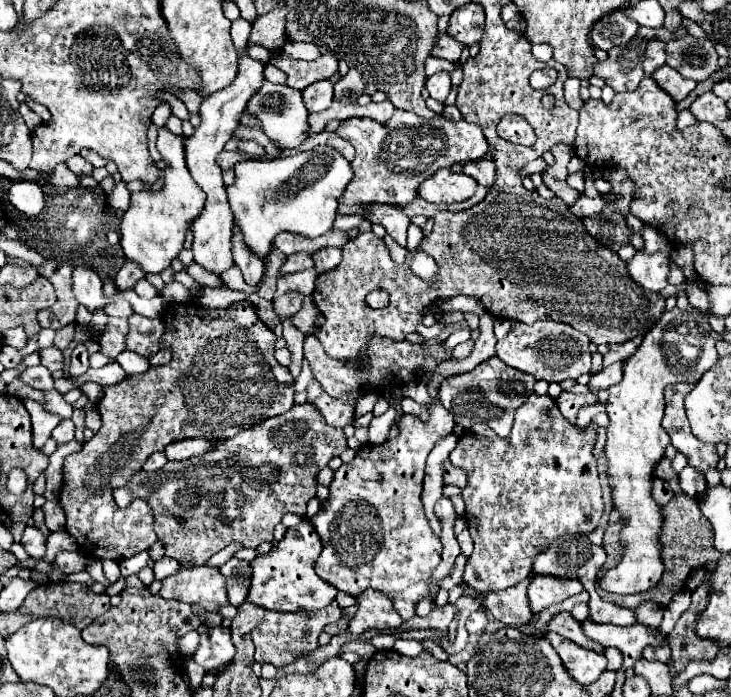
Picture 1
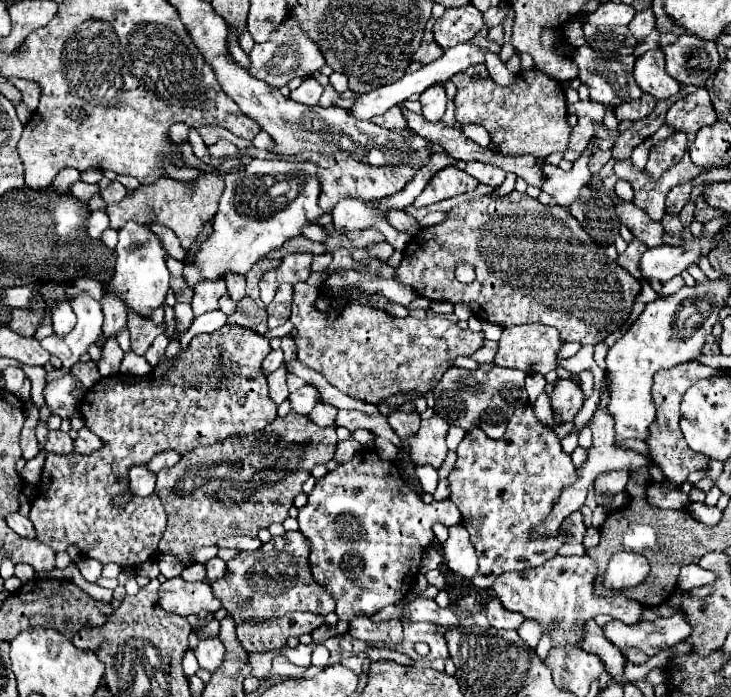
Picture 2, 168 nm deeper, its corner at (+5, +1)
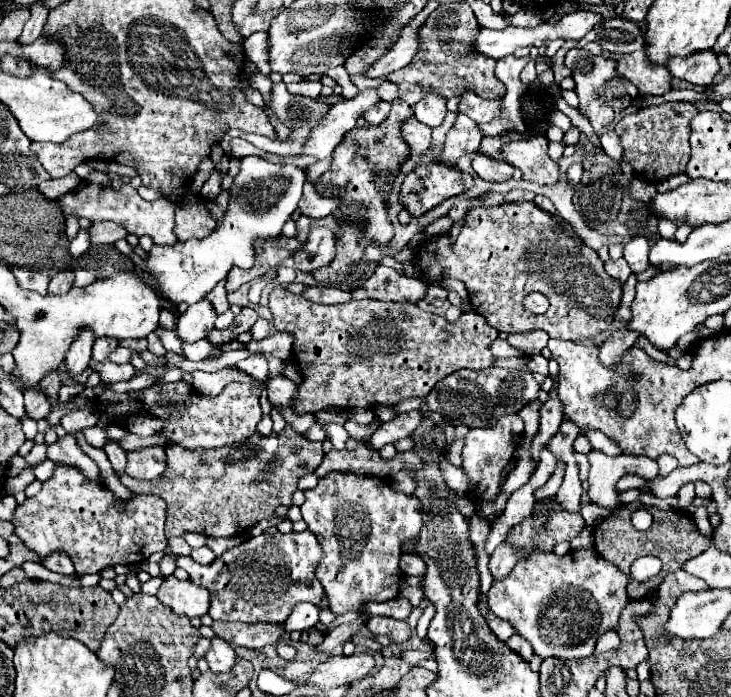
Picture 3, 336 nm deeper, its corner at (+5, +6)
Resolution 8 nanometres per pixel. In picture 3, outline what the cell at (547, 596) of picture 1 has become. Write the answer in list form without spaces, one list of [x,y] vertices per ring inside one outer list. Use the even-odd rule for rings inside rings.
[[[594,548],[572,550],[566,556],[556,556],[554,552],[534,552],[530,558],[520,560],[520,564],[516,564],[516,568],[512,568],[512,572],[504,580],[492,584],[488,592],[488,606],[492,614],[500,616],[502,620],[508,620],[516,628],[516,634],[528,640],[532,644],[534,654],[542,660],[546,660],[548,656],[572,660],[590,656],[596,648],[598,638],[604,632],[618,630],[620,612],[628,604],[626,584],[628,576],[620,572],[616,564],[604,560]]]

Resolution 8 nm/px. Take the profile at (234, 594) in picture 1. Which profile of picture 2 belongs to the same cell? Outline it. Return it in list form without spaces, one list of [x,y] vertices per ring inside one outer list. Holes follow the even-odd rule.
[[[214,557],[206,563],[206,576],[208,579],[215,581],[222,579],[226,573],[226,563],[220,557]]]

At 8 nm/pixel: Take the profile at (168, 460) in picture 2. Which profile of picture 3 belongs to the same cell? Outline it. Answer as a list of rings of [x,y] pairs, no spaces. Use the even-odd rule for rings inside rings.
[[[150,446],[150,448],[128,452],[126,474],[132,478],[154,480],[164,472],[164,468],[166,468],[164,448],[160,446]]]

